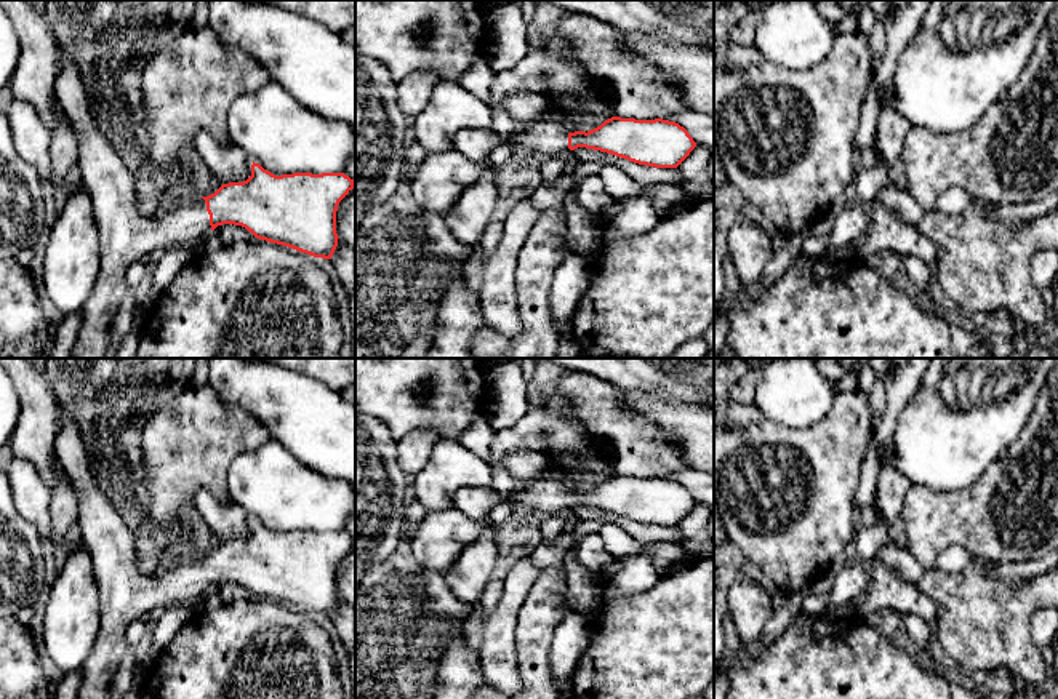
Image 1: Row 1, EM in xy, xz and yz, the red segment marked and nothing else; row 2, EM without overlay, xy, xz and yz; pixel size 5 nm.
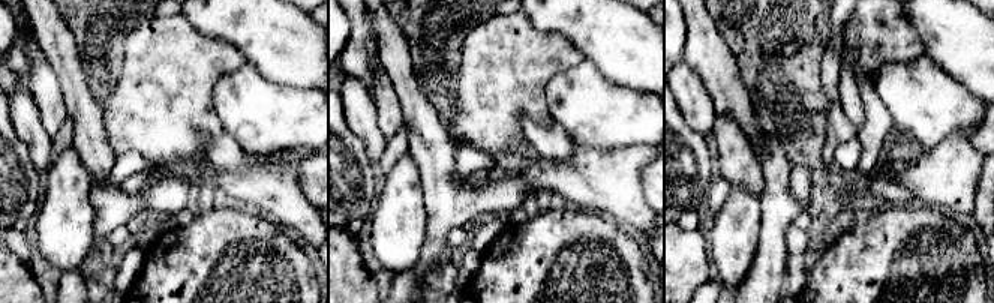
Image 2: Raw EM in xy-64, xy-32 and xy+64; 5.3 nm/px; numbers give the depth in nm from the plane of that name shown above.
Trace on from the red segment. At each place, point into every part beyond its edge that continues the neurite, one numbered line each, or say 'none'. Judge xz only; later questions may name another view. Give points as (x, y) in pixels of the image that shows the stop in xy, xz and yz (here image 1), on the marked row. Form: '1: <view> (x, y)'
1: xz (549, 138)

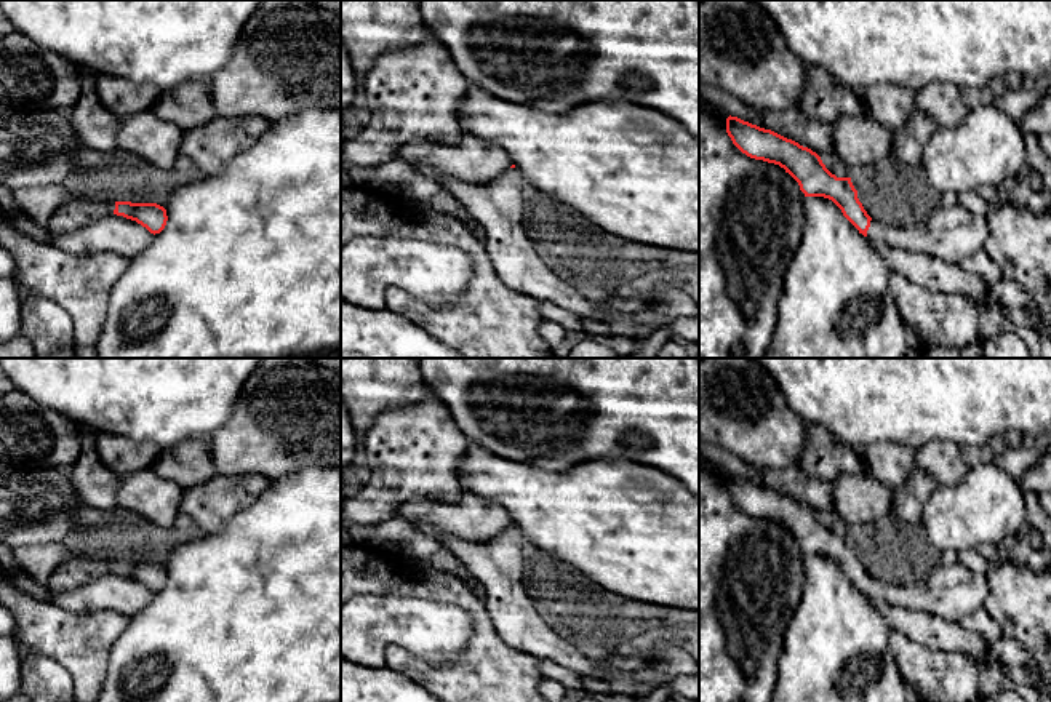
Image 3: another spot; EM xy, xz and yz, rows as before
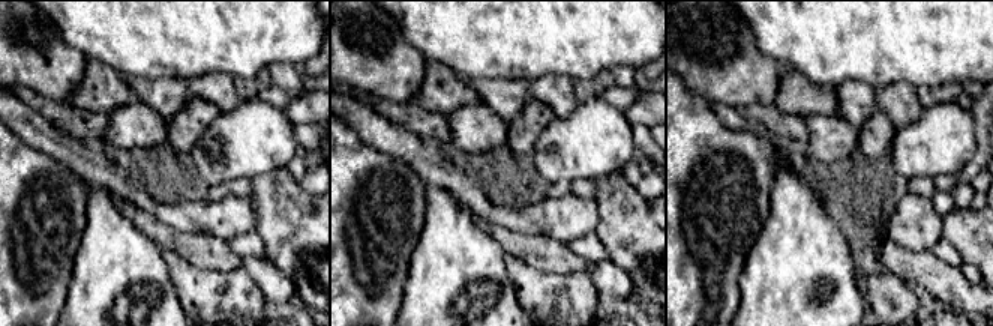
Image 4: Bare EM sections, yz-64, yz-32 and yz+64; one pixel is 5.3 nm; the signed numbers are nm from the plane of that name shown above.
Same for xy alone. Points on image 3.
1: xy (71, 216)

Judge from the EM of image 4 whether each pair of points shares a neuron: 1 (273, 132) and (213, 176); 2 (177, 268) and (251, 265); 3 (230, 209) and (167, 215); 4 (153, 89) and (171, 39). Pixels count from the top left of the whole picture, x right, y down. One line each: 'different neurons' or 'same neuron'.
1: same neuron
2: different neurons
3: same neuron
4: different neurons

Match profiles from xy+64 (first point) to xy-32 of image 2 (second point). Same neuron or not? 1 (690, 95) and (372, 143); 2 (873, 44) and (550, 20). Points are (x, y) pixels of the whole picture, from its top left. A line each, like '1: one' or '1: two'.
1: one
2: two

